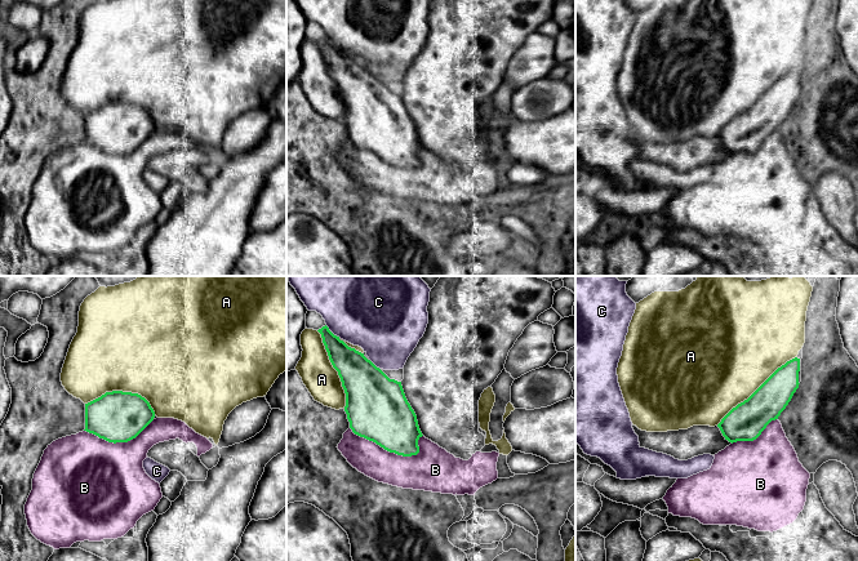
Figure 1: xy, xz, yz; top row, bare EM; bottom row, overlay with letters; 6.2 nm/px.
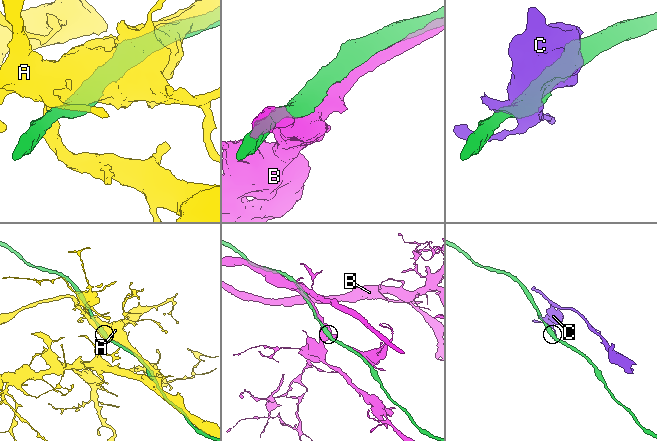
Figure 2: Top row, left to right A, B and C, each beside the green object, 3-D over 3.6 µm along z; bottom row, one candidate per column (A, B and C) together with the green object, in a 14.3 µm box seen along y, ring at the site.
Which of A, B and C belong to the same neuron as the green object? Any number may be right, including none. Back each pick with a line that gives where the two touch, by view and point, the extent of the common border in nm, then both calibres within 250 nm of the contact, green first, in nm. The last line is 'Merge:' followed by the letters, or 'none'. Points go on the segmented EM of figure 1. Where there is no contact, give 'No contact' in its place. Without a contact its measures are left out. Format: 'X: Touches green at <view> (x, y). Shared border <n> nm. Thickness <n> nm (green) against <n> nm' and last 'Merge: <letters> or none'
Merge: none

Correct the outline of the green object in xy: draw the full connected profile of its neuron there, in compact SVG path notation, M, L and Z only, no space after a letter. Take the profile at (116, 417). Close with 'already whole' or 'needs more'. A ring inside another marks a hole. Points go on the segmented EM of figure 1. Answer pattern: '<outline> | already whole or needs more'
M112 391L85 404L85 429L108 442L135 438L155 418L150 402L138 393Z | already whole

